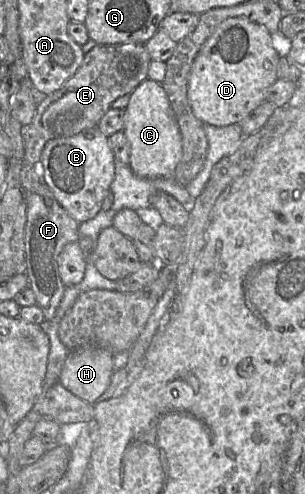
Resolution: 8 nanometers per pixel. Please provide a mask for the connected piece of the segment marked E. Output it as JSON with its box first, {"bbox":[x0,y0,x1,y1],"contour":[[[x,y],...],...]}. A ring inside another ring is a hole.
{"bbox":[22,43,151,165],"contour":[[[141,43],[97,44],[86,53],[76,73],[57,91],[46,95],[37,105],[32,122],[22,126],[25,165],[40,163],[42,150],[49,140],[71,137],[97,126],[117,98],[130,95],[140,83],[148,79],[151,61],[145,44]]]}

